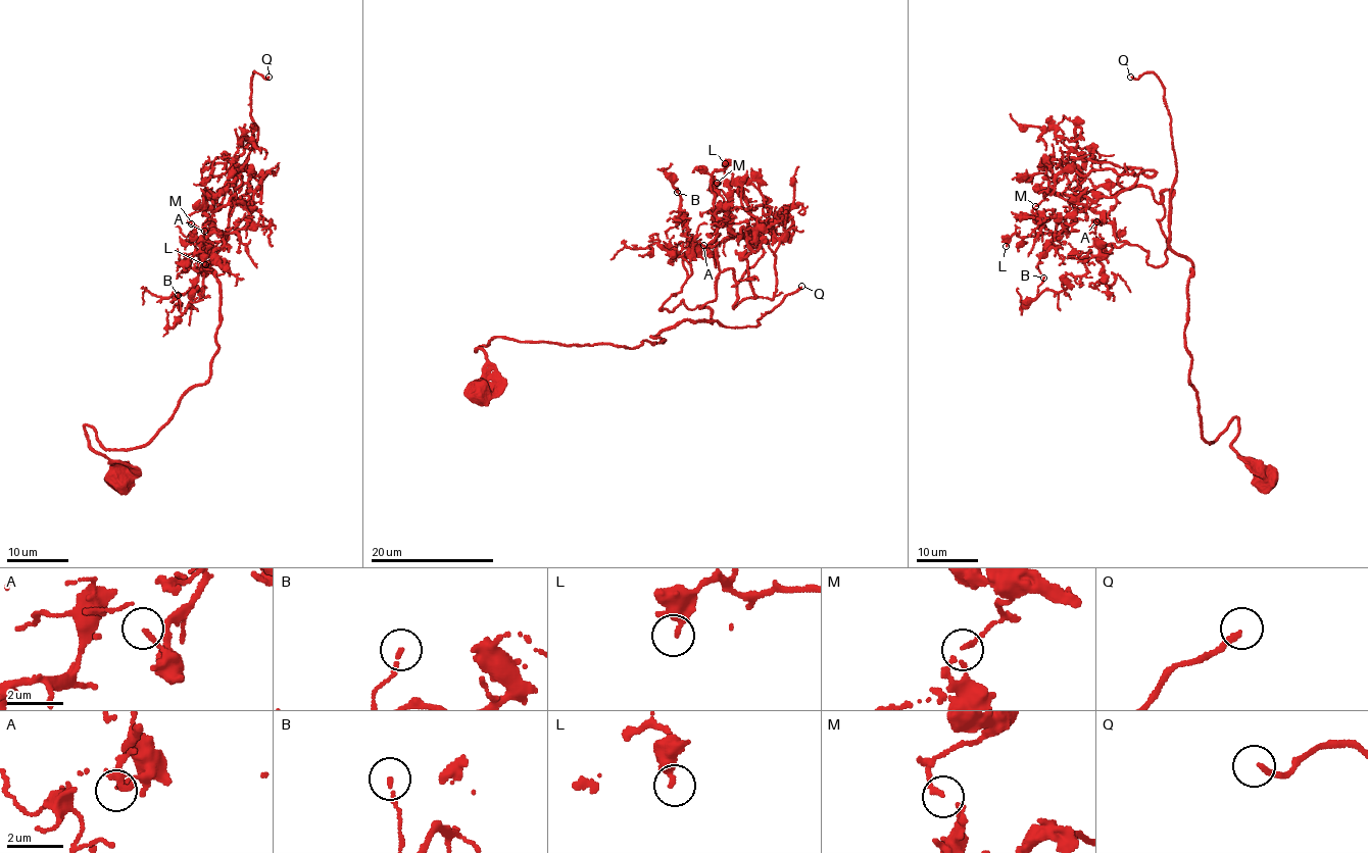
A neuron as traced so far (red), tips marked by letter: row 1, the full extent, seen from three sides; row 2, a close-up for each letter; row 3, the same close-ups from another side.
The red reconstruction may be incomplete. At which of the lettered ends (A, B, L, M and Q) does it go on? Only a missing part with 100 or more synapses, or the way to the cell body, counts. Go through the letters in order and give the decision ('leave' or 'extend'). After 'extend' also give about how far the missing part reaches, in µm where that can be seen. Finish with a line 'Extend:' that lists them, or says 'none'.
A: leave
B: leave
L: leave
M: leave
Q: extend; missing 30 µm
Extend: Q

